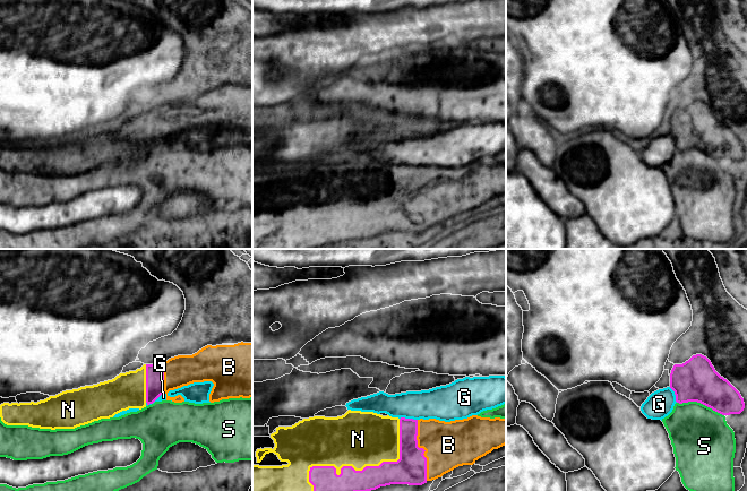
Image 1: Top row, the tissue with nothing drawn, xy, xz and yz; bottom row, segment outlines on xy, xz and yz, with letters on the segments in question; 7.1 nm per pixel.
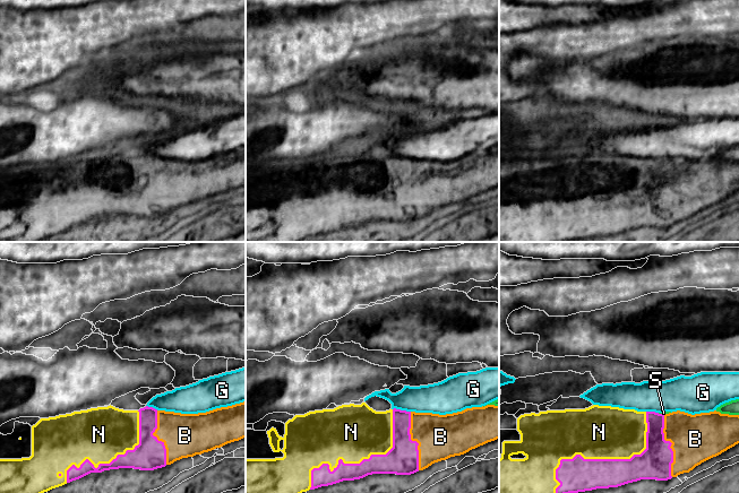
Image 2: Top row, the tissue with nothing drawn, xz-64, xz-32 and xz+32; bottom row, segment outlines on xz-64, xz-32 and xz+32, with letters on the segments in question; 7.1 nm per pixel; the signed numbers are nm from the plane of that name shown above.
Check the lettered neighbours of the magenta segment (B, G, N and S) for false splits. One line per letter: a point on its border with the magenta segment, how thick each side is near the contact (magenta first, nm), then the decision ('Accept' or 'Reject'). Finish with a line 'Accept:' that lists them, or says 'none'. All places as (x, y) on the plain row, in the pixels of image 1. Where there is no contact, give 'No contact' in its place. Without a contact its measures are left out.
B: Touches magenta at xz (423, 196). Thickness 220 nm (magenta) against 340 nm. Accept
G: Touches magenta at xz (409, 165). Thickness 160 nm (magenta) against 240 nm. Reject
N: Touches magenta at xz (354, 216). Thickness 190 nm (magenta) against 400 nm. Accept
S: Touches magenta at yz (701, 149). Thickness 300 nm (magenta) against 420 nm. Reject
Accept: B, N

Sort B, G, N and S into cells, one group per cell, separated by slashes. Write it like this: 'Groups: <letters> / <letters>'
Groups: B N / G / S

